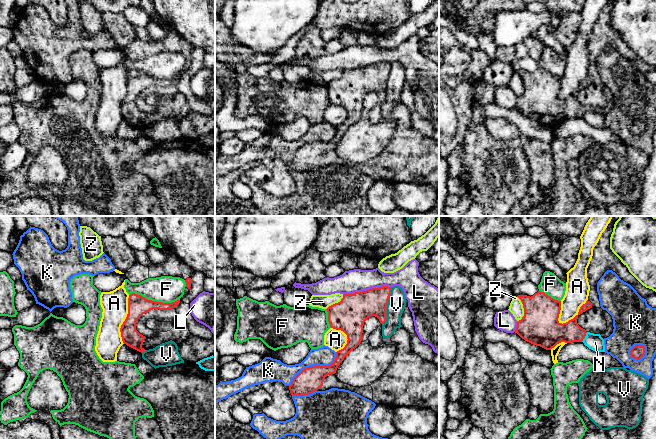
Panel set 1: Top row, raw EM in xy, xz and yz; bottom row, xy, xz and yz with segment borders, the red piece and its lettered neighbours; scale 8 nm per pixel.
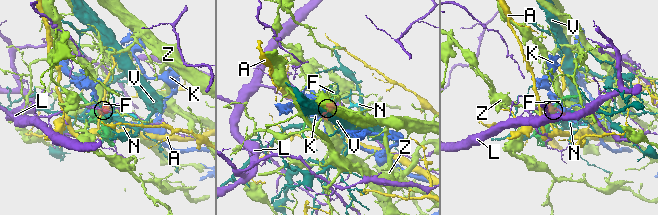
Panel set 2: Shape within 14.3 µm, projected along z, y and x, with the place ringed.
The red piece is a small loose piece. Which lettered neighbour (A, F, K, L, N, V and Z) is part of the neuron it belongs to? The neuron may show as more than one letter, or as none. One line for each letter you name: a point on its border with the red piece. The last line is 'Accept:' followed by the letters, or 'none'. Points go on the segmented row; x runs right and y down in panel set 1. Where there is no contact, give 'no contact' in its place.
Accept: none

